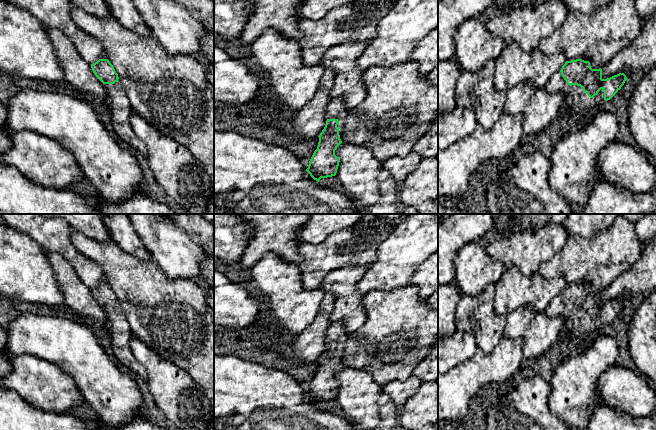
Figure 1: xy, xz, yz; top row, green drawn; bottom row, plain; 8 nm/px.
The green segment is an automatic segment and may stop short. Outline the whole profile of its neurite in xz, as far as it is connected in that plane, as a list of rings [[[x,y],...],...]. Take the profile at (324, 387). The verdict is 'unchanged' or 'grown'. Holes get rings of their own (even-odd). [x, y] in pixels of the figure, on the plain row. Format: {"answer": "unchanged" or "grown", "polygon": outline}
{"answer": "grown", "polygon": [[[342,322],[329,325],[325,341],[326,348],[320,357],[317,373],[314,375],[306,395],[319,406],[321,402],[335,400],[340,383],[335,379],[335,374],[342,367],[339,352],[347,340],[350,332]]]}

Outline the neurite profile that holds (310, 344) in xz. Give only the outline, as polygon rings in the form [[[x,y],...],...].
[[[325,293],[314,321],[290,344],[296,358],[305,363],[318,361],[326,348],[325,337],[334,307],[334,295]]]

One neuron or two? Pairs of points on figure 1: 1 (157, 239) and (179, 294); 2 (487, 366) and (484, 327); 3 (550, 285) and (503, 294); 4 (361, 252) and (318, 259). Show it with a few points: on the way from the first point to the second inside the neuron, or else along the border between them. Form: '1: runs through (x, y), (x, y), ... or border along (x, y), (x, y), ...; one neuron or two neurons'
1: border along (155, 263), (169, 278), (191, 278), (193, 280); two neurons
2: border along (503, 337), (488, 353), (483, 353), (478, 349); two neurons
3: runs through (538, 291), (515, 291); one neuron
4: runs through (350, 252), (335, 252), (329, 255); one neuron

